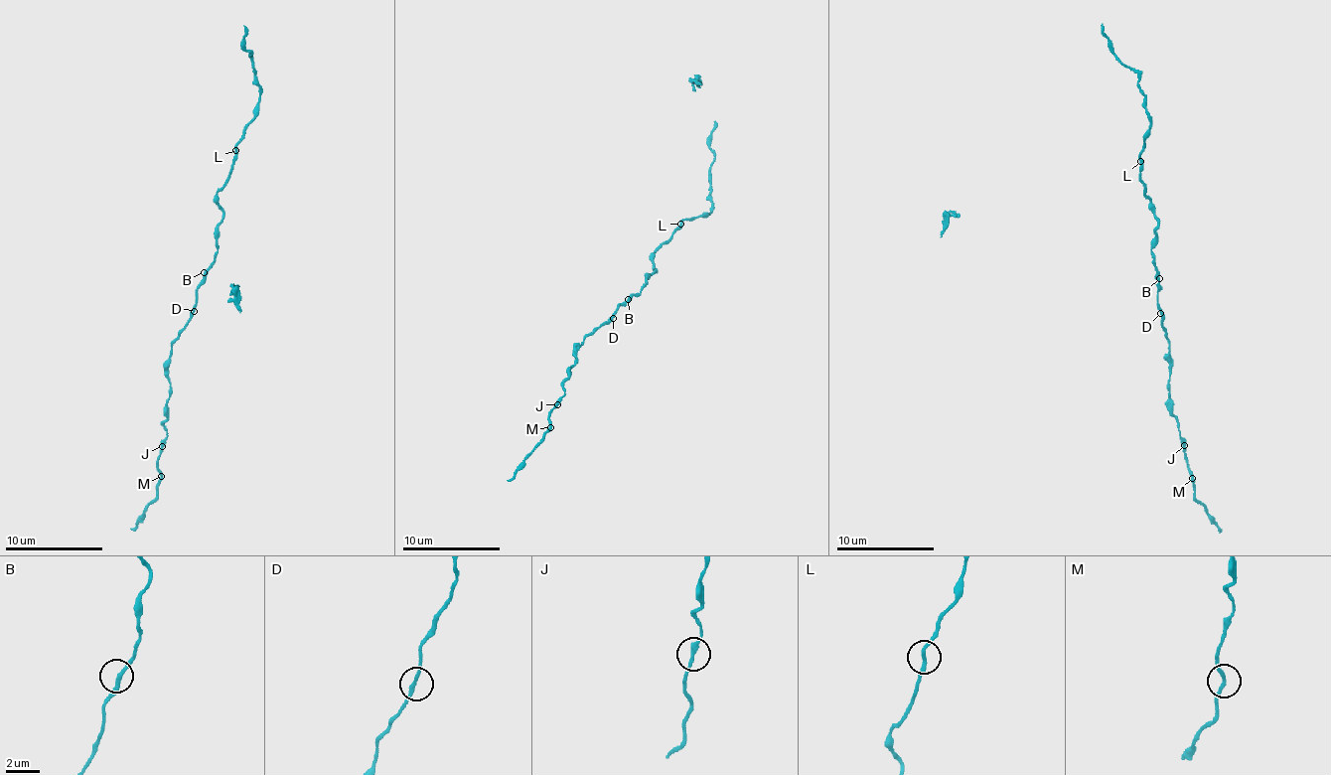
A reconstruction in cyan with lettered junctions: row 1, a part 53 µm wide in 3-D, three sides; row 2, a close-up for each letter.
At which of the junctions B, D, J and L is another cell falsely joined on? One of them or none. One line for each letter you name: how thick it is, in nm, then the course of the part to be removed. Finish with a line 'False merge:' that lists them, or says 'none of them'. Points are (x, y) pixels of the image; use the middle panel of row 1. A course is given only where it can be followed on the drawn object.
False merge: none of them

